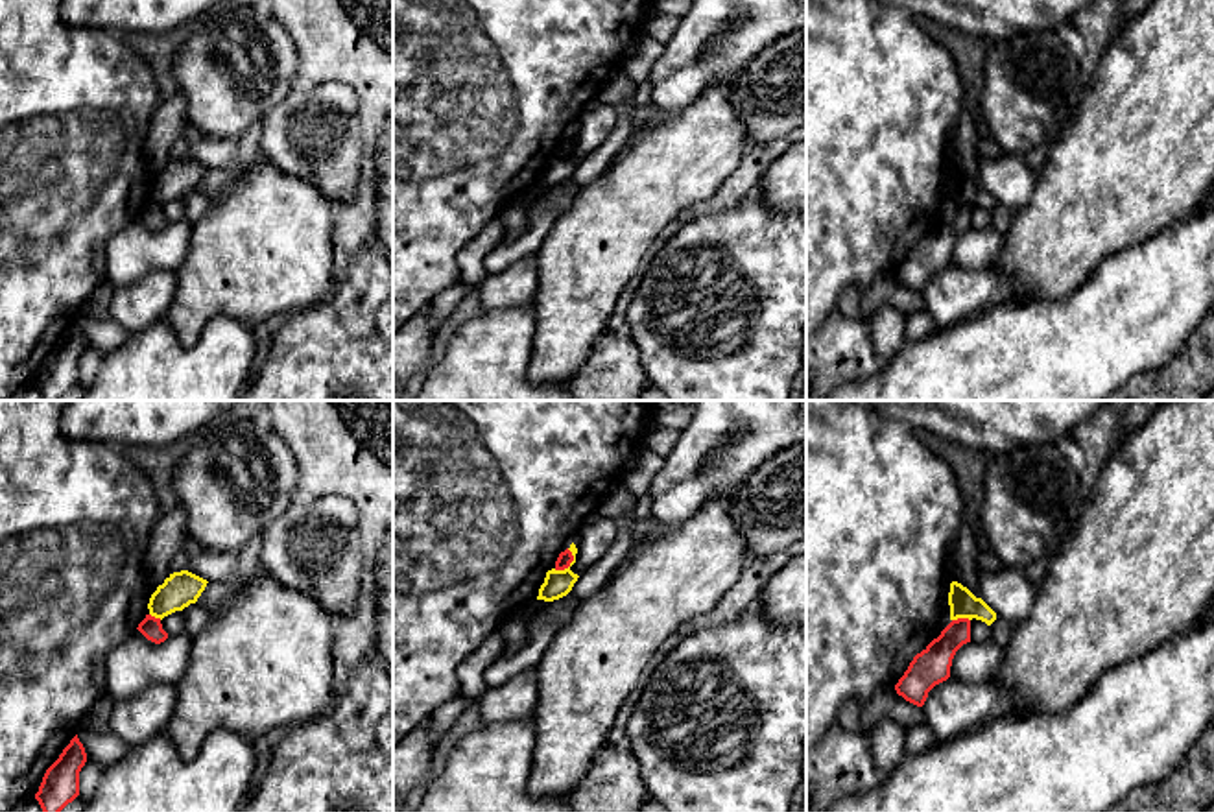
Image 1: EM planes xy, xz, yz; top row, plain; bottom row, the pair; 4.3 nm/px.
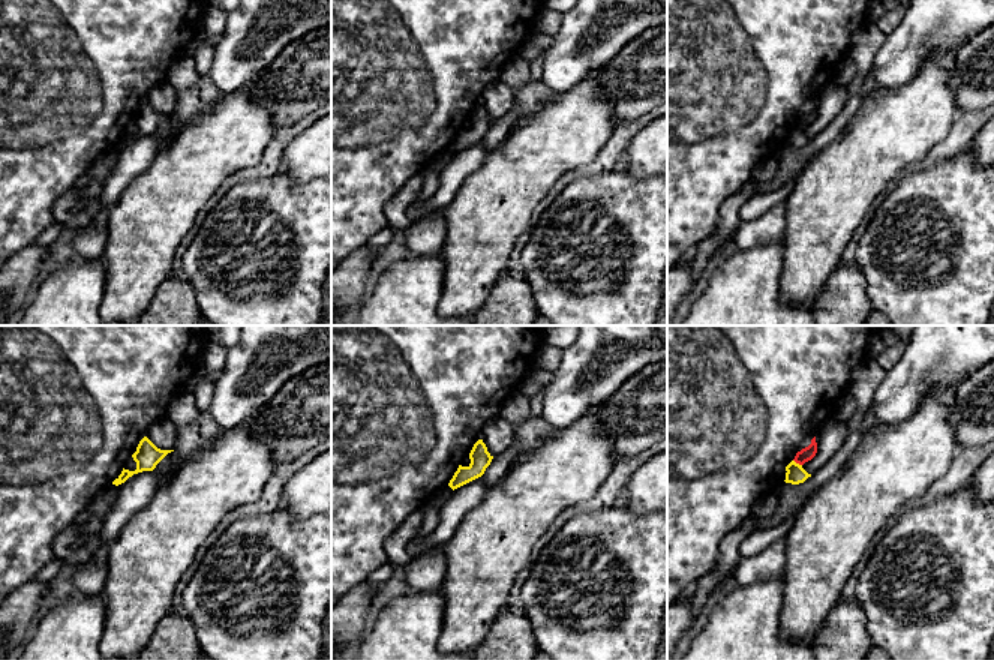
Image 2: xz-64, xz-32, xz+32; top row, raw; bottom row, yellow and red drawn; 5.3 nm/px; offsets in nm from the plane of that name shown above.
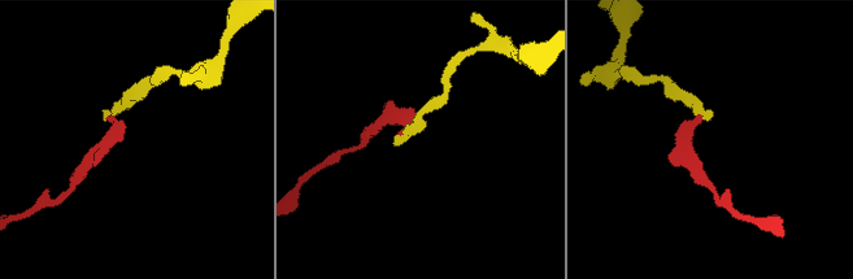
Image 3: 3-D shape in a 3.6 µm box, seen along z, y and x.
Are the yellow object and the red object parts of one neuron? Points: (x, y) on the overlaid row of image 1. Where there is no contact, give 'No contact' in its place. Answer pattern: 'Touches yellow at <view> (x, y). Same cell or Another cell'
Touches yellow at xz (571, 565). Another cell

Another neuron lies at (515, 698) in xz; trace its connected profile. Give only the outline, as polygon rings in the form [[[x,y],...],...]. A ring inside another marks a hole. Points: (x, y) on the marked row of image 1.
[[[526,668],[511,679],[489,687],[478,703],[487,723],[506,723],[531,716],[537,703],[535,668]]]

